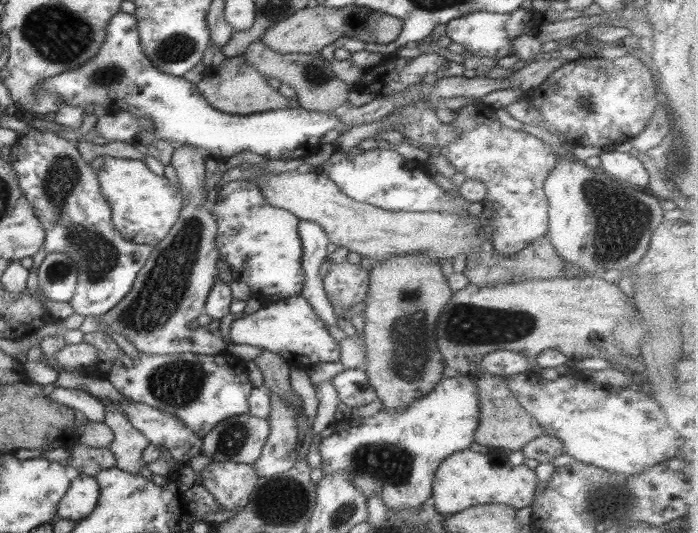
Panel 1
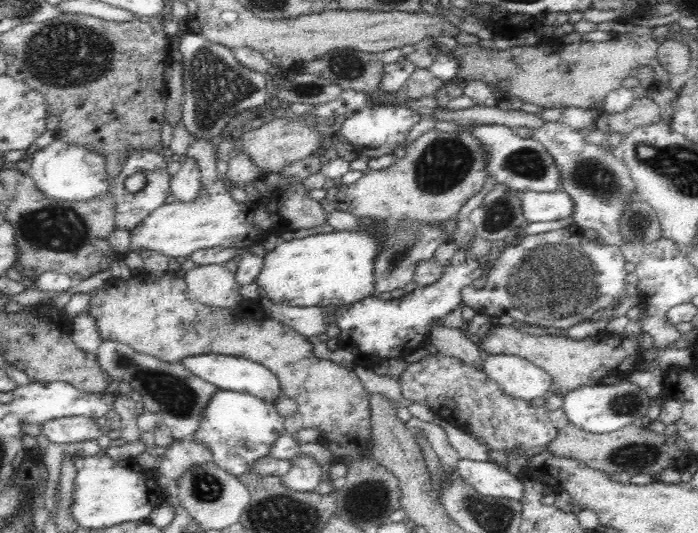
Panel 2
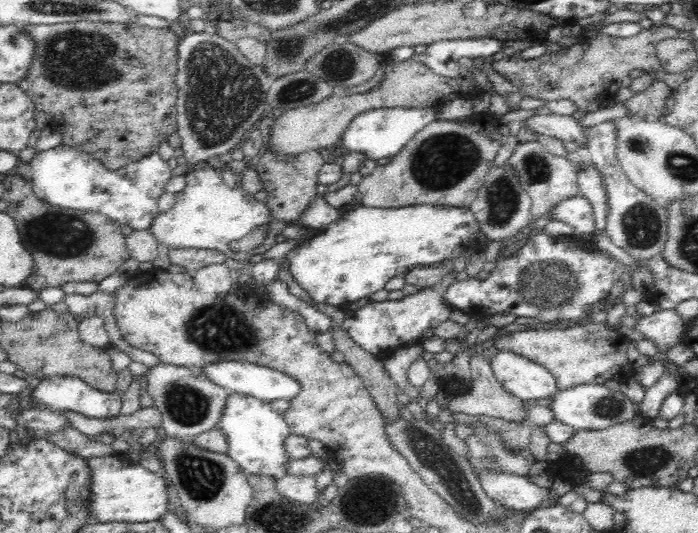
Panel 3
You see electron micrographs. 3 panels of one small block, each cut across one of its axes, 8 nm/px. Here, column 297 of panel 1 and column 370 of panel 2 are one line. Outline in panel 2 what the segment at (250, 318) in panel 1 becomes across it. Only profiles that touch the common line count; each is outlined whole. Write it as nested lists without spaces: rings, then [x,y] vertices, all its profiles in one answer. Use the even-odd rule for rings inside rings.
[[[457,250],[450,264],[445,266],[440,278],[428,286],[416,287],[398,299],[382,300],[367,296],[347,309],[336,306],[333,312],[340,334],[339,348],[352,353],[357,363],[375,366],[391,358],[403,358],[414,352],[428,340],[432,322],[439,322],[448,312],[462,303],[461,290],[471,285],[488,266],[488,260],[478,262],[469,250]]]

